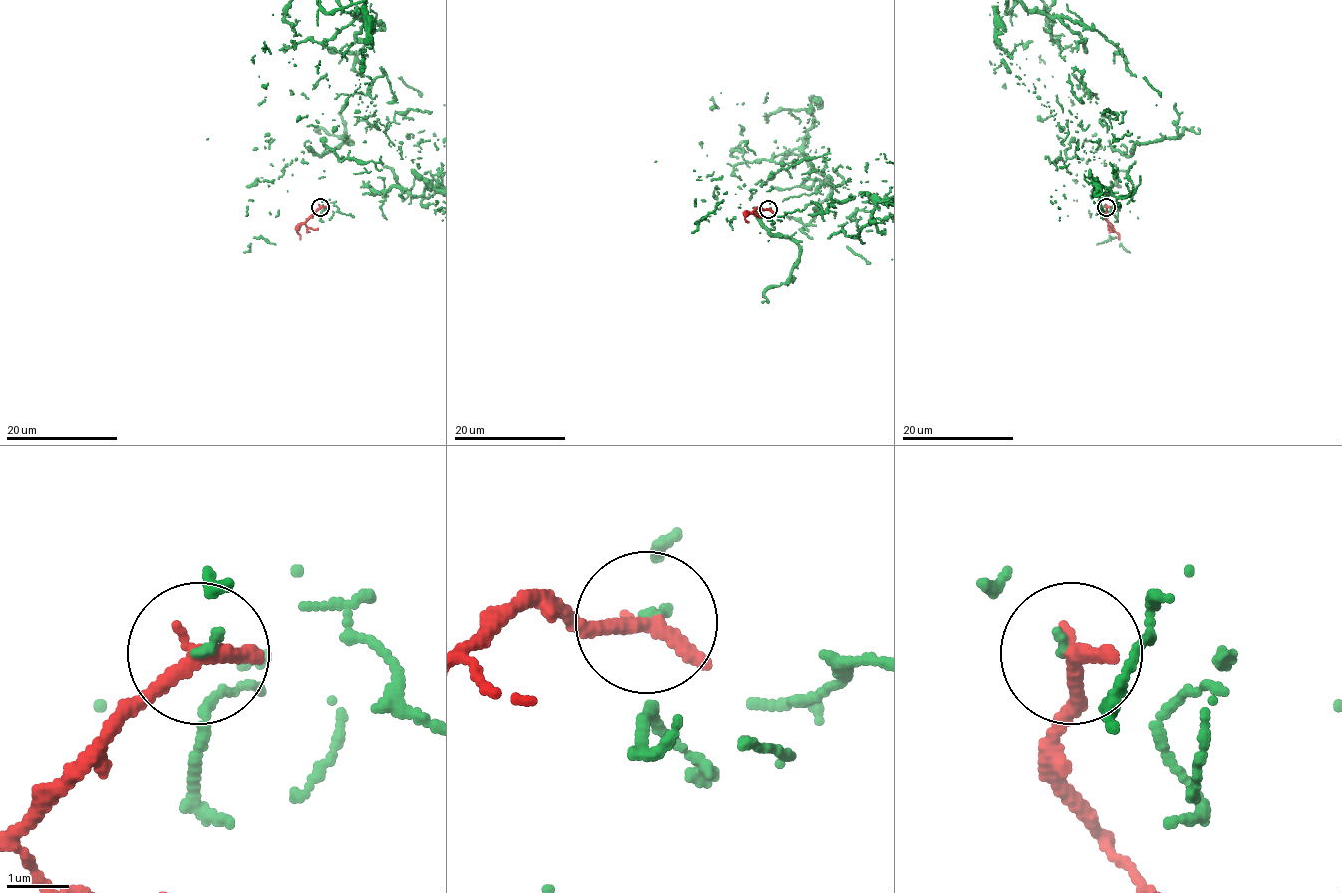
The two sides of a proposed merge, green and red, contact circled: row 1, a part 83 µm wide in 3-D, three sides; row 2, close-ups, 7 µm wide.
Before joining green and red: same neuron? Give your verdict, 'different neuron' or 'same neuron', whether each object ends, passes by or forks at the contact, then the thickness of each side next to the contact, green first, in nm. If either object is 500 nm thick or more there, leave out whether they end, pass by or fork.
different neuron; green ends; red ends; calibres 100 and 340 nm

